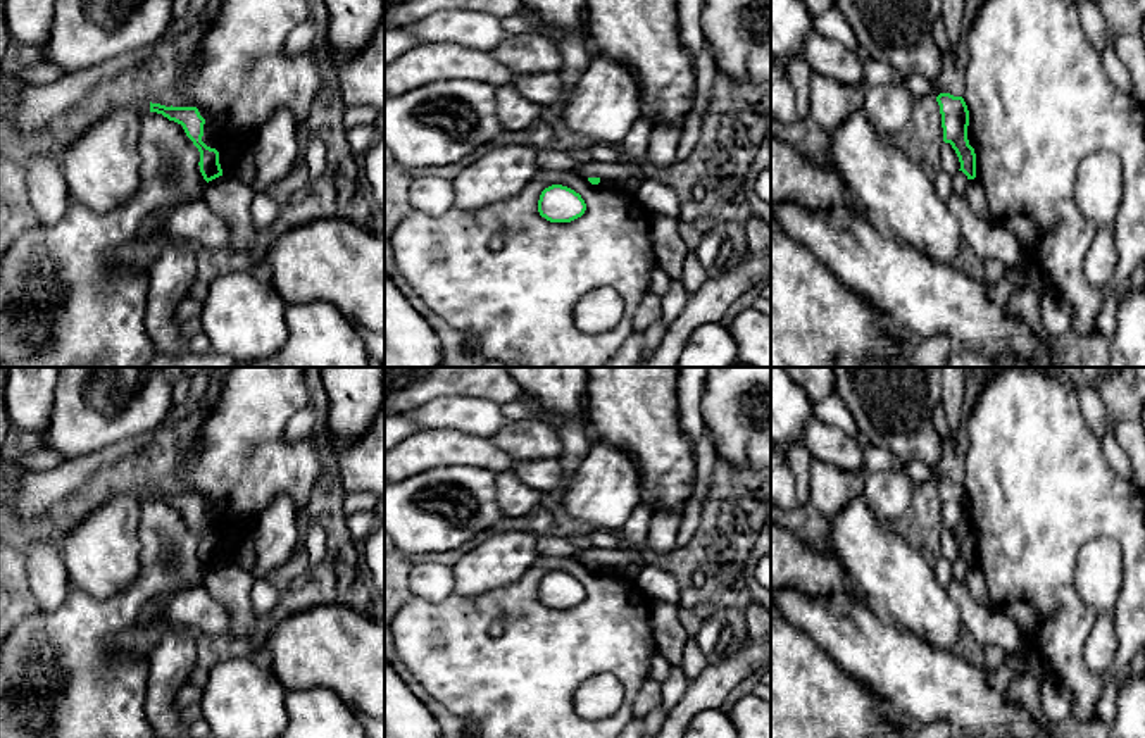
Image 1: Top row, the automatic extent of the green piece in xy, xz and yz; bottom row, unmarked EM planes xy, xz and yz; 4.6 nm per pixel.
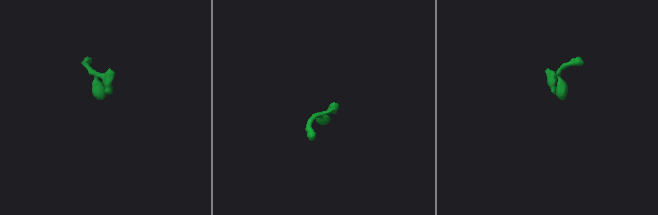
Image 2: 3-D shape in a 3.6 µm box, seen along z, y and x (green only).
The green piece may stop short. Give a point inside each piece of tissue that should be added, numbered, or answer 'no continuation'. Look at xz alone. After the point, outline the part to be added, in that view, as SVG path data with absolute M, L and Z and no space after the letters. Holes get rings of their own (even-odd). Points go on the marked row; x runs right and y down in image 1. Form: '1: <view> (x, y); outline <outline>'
no continuation

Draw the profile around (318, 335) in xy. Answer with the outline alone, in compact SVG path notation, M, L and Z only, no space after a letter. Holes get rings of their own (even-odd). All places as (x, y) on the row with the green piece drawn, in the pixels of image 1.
M326 302L286 307L288 338L272 355L233 367L371 367L355 328Z

